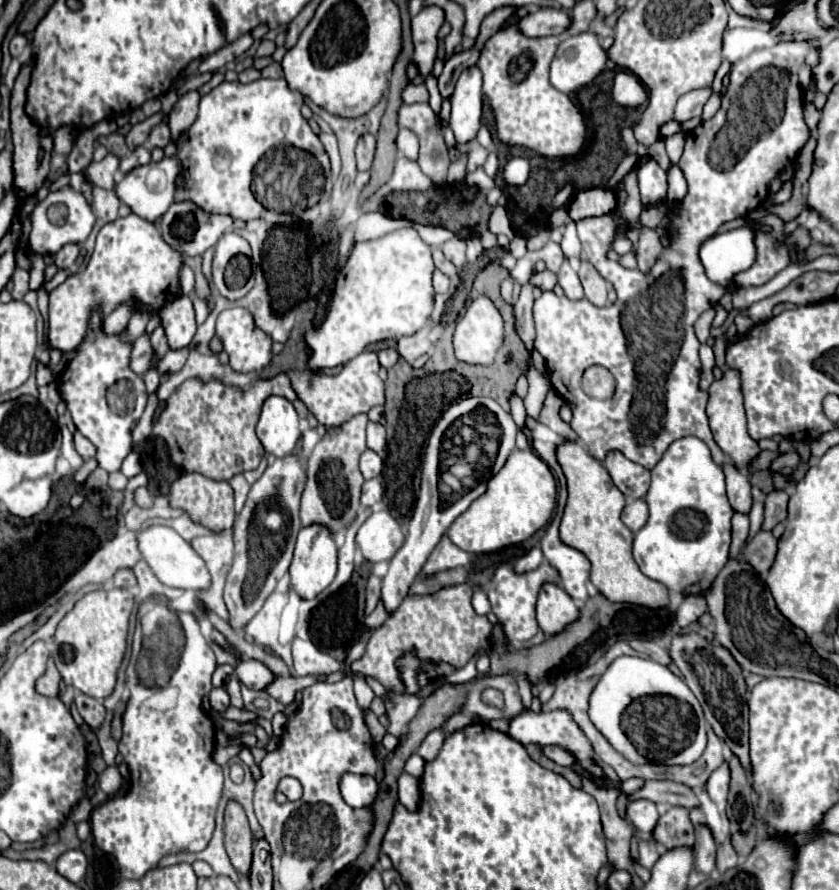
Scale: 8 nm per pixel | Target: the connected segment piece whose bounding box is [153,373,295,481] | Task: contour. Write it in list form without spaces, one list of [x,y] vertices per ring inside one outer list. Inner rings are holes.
[[[285,373],[275,375],[273,379],[257,379],[249,389],[227,387],[219,381],[203,385],[199,379],[189,379],[167,399],[167,409],[163,409],[153,425],[153,435],[167,441],[171,461],[185,473],[197,471],[209,479],[227,481],[237,473],[257,469],[265,455],[263,445],[255,435],[255,425],[263,401],[271,395],[289,401],[295,399],[295,391]]]

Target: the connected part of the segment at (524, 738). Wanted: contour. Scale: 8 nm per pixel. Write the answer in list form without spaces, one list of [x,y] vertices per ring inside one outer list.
[[[525,711],[521,715],[517,715],[513,721],[511,721],[511,727],[509,727],[509,735],[513,739],[517,739],[519,743],[523,745],[529,745],[529,743],[535,743],[535,745],[561,745],[563,749],[571,751],[577,759],[579,759],[579,765],[583,769],[587,769],[589,773],[593,773],[595,777],[603,777],[603,771],[597,767],[597,763],[593,761],[591,753],[593,753],[593,747],[589,745],[587,737],[583,735],[583,731],[579,729],[579,725],[571,719],[571,715],[567,711],[551,711],[551,713],[533,713],[533,711]]]

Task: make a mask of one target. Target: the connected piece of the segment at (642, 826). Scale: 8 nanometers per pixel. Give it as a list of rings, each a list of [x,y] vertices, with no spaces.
[[[637,799],[627,805],[627,819],[633,823],[633,827],[645,835],[649,835],[659,819],[657,805],[647,799]]]

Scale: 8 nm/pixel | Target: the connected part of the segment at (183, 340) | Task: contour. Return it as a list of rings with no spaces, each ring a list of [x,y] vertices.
[[[181,295],[161,309],[161,325],[165,329],[169,349],[187,347],[197,330],[191,299]]]

